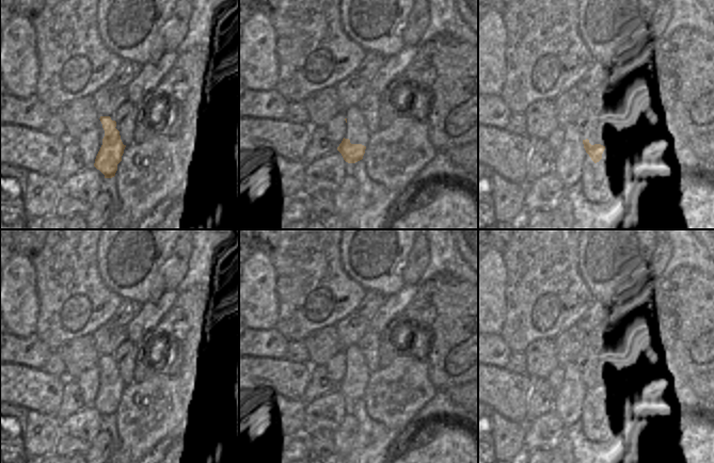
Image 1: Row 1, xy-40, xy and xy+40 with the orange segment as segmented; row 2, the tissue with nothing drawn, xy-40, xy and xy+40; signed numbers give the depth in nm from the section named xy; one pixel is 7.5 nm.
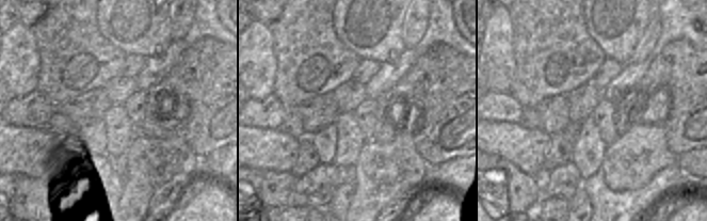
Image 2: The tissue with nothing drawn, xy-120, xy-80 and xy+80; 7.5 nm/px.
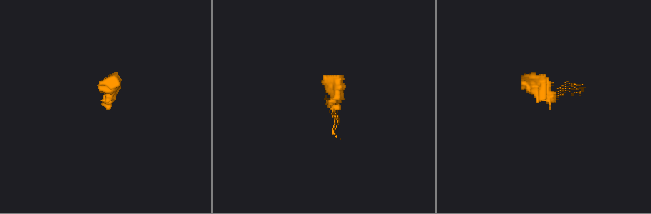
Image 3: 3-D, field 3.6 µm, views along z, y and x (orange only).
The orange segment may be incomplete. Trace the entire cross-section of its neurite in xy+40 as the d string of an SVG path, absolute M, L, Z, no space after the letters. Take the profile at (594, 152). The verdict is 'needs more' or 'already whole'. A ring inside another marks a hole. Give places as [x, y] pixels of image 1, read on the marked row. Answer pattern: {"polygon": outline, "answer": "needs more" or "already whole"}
{"polygon": "M582 137L581 140L583 141L584 148L586 150L585 158L583 160L583 164L585 166L585 176L588 176L589 173L593 171L596 163L602 159L602 154L605 146L601 144L591 145L588 139L584 140Z", "answer": "needs more"}

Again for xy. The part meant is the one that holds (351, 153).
{"polygon": "M343 139L342 143L337 147L337 150L342 154L346 161L346 175L350 174L350 164L355 163L363 159L366 146L362 144L351 144L349 139Z", "answer": "needs more"}

